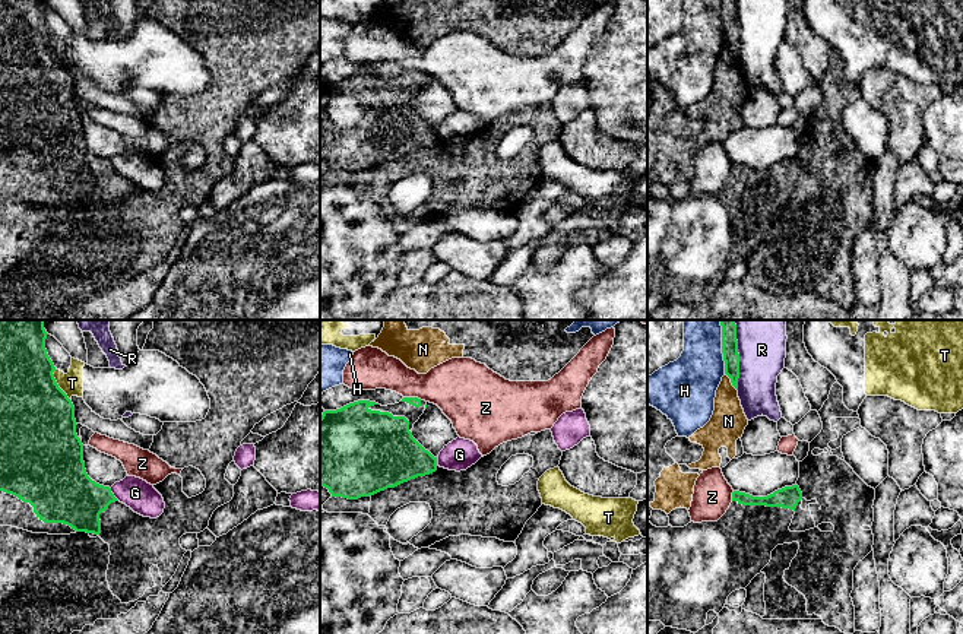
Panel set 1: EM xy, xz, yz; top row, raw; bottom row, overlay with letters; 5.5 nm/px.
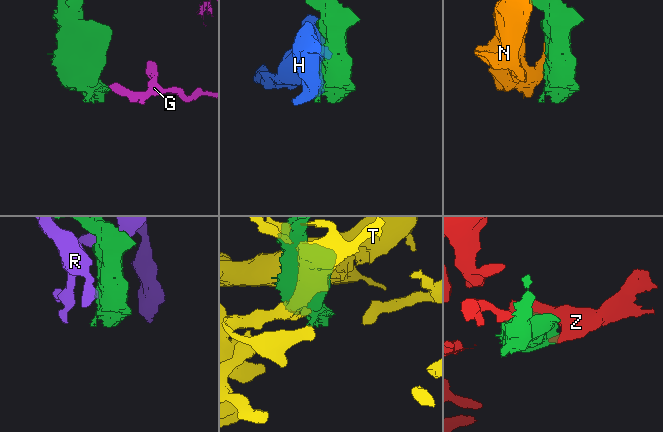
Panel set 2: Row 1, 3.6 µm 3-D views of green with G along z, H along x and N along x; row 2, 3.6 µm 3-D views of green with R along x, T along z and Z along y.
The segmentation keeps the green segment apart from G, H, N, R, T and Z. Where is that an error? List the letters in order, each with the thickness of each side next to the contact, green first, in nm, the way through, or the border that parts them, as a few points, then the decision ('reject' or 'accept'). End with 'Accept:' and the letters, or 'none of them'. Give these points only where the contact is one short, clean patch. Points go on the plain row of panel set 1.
G: 320 nm thick on the green side, 170 nm on the other; border along xy (110, 161), (119, 173); reject
H: 100 nm thick on the green side, 300 nm on the other; reject
N: 100 nm thick on the green side, 190 nm on the other; reject
R: 100 nm thick on the green side, 260 nm on the other; reject
T: 420 nm thick on the green side, 130 nm on the other; reject
Z: 50 nm thick on the green side, 300 nm on the other; reject
Accept: none of them

